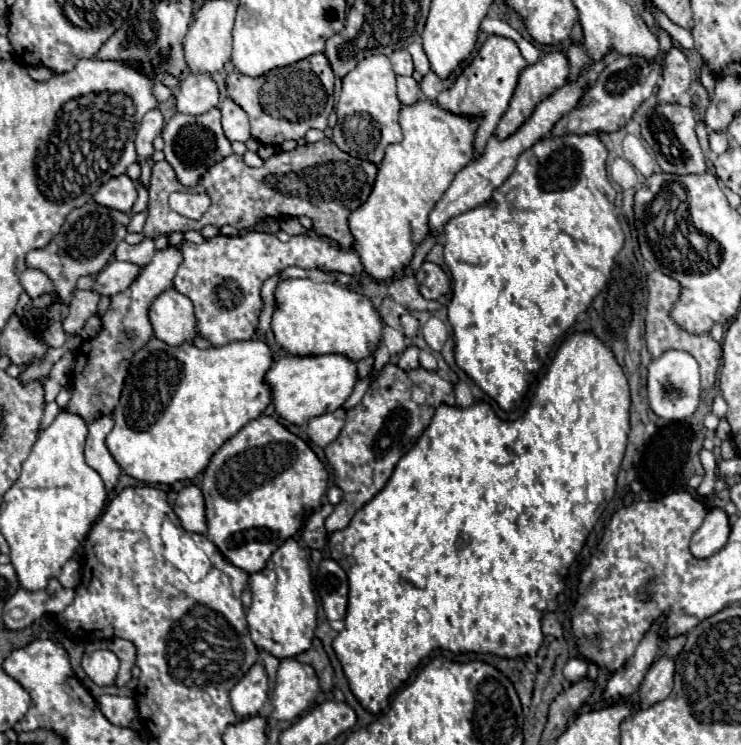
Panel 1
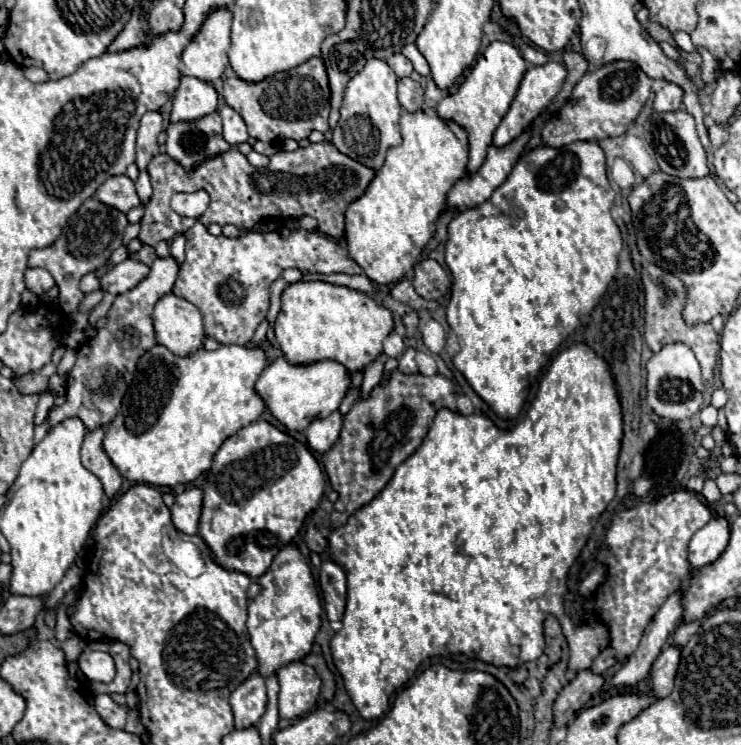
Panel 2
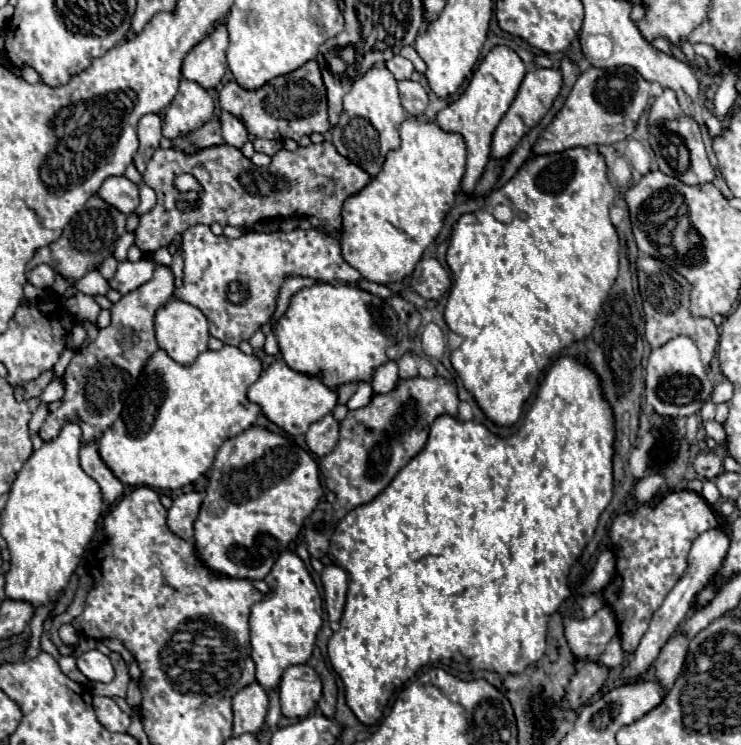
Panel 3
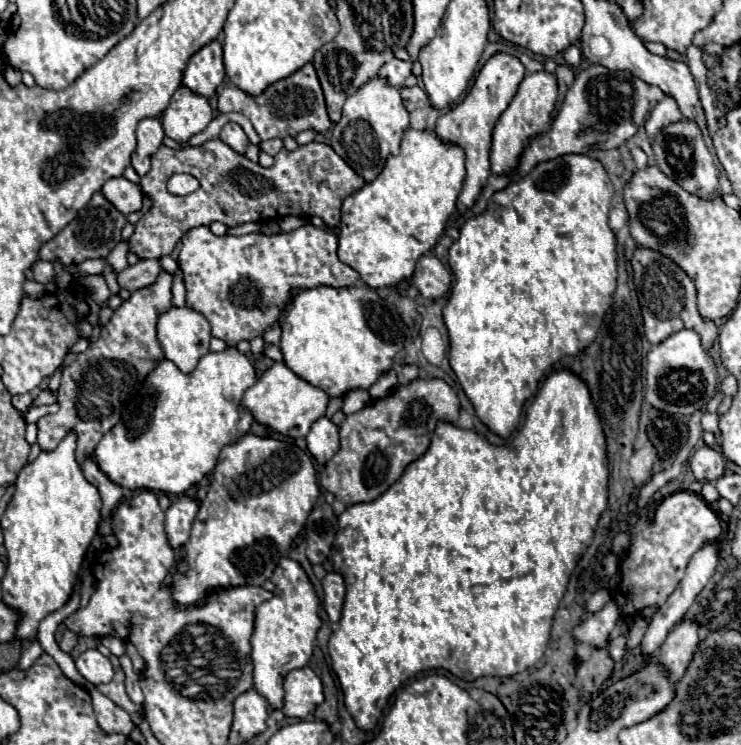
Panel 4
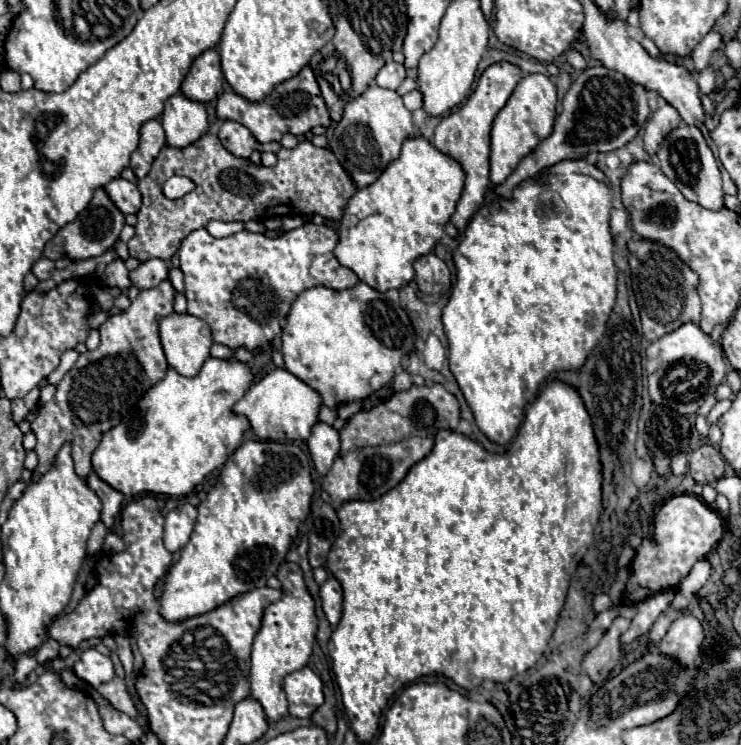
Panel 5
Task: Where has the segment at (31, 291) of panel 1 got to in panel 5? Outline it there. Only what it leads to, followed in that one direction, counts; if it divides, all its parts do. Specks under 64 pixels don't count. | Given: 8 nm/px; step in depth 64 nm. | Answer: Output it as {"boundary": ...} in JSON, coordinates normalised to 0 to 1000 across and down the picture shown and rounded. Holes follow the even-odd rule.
{"boundary":[[[59,344],[43,357],[43,365],[46,365],[46,370],[49,370],[51,376],[65,376],[65,373],[70,373],[73,362],[76,362],[73,352],[65,349],[65,346],[59,346]]]}

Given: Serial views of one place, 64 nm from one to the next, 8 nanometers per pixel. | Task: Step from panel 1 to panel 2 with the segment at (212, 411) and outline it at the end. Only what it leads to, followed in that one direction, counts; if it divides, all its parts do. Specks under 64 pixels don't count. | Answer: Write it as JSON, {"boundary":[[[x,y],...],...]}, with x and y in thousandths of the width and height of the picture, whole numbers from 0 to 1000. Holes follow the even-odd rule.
{"boundary":[[[211,462],[186,483],[181,513],[175,515],[159,558],[148,566],[140,585],[140,607],[159,628],[162,639],[205,652],[251,650],[281,634],[286,615],[300,593],[316,585],[324,574],[345,566],[356,553],[356,540],[343,529],[343,513],[359,494],[359,478],[351,467],[297,464],[289,472],[267,470],[254,481],[235,478],[227,467]]]}

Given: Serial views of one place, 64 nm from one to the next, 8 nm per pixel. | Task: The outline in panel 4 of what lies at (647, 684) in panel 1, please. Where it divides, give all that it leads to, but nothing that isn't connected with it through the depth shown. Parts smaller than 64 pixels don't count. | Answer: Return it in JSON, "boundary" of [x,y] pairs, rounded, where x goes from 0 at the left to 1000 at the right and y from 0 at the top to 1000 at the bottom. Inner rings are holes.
{"boundary":[[[918,832],[888,872],[888,886],[901,899],[904,915],[915,915],[923,907],[934,881],[945,864],[945,840],[934,832]]]}

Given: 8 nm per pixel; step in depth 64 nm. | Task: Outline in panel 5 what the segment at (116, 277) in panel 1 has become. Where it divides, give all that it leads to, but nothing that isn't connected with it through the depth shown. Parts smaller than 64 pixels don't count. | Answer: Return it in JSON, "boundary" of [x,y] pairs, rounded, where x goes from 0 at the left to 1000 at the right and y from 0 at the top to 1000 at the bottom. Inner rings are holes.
{"boundary":[[[205,346],[205,349],[192,352],[181,365],[175,365],[175,376],[186,387],[208,387],[227,373],[229,360],[232,360],[229,352],[216,349],[216,346]]]}

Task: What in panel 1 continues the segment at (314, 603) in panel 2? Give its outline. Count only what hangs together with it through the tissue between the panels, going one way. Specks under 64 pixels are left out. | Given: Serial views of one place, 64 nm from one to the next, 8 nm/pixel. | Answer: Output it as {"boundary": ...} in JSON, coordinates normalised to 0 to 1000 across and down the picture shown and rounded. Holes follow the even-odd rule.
{"boundary":[[[389,722],[362,752],[354,768],[337,773],[340,811],[335,816],[335,846],[343,864],[370,883],[397,883],[421,867],[429,832],[429,811],[421,789],[413,741]]]}

